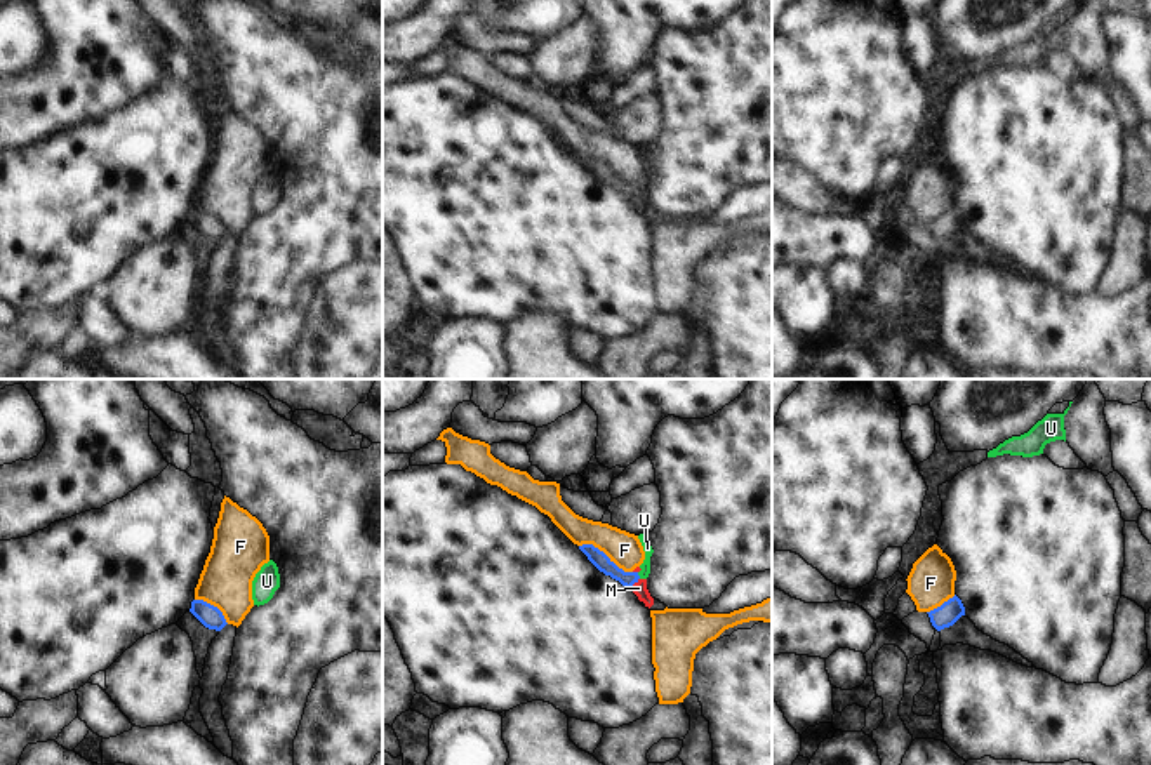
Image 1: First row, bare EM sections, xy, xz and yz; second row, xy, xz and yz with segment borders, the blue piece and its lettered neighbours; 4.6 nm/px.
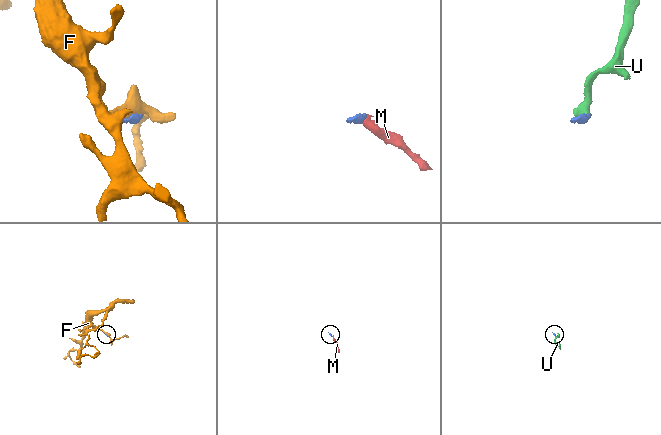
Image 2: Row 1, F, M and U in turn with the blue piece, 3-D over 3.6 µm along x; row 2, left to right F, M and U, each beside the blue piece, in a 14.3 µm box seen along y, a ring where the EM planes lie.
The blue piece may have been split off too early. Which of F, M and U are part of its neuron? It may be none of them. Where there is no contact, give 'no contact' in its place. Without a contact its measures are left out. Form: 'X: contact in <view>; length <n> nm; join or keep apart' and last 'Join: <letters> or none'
F: contact in xz; length 280 nm; keep apart
M: contact in xz; length 60 nm; keep apart
U: contact in xz; length 40 nm; join
Join: U

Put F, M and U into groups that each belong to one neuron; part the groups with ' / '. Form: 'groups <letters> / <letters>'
groups F M / U

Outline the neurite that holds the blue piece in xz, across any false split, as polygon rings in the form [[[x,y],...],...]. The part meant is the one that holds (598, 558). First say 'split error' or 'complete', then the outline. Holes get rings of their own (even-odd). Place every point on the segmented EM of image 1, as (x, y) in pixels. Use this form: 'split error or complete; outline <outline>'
split error; outline [[[640,534],[638,536],[643,551],[645,551],[645,560],[640,565],[640,572],[624,572],[619,569],[603,551],[595,548],[593,544],[582,544],[579,549],[588,556],[588,560],[605,575],[610,575],[612,579],[619,581],[622,586],[631,588],[635,582],[640,579],[647,579],[650,574],[650,556],[654,553],[650,542],[649,542],[649,534]]]

